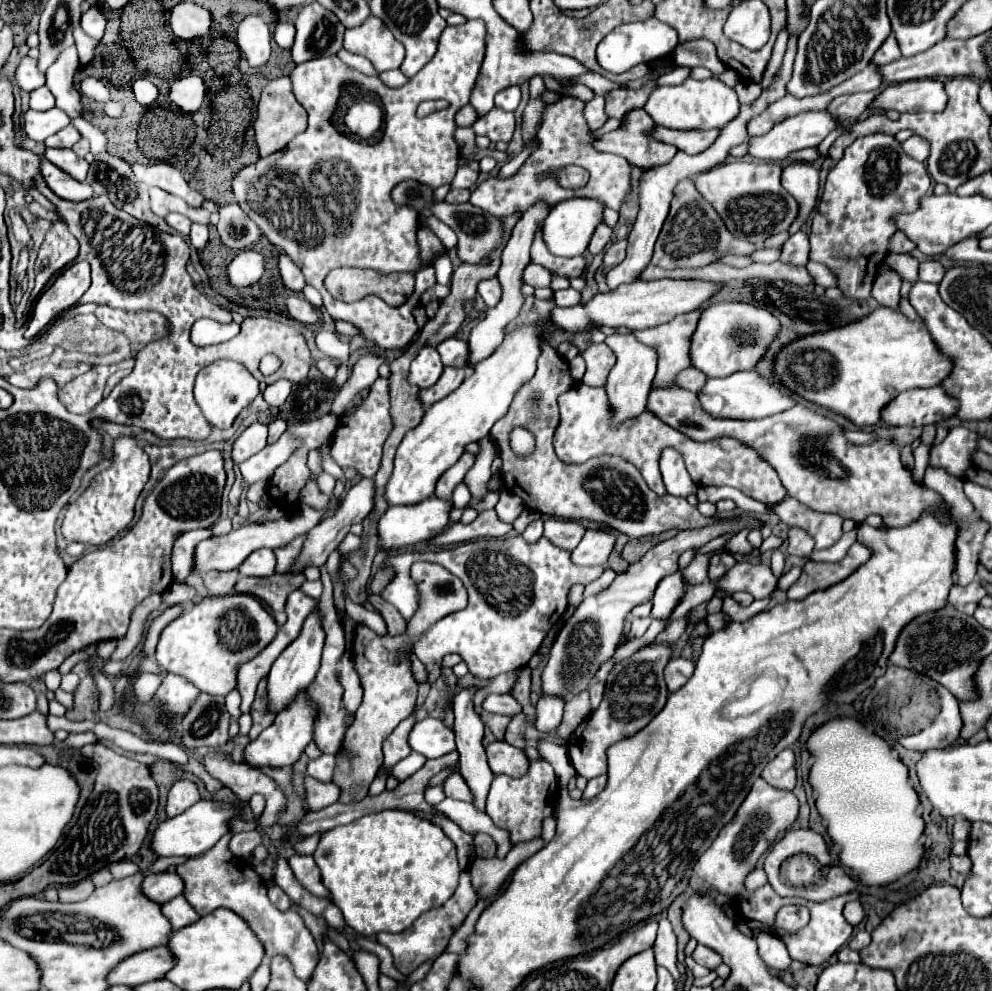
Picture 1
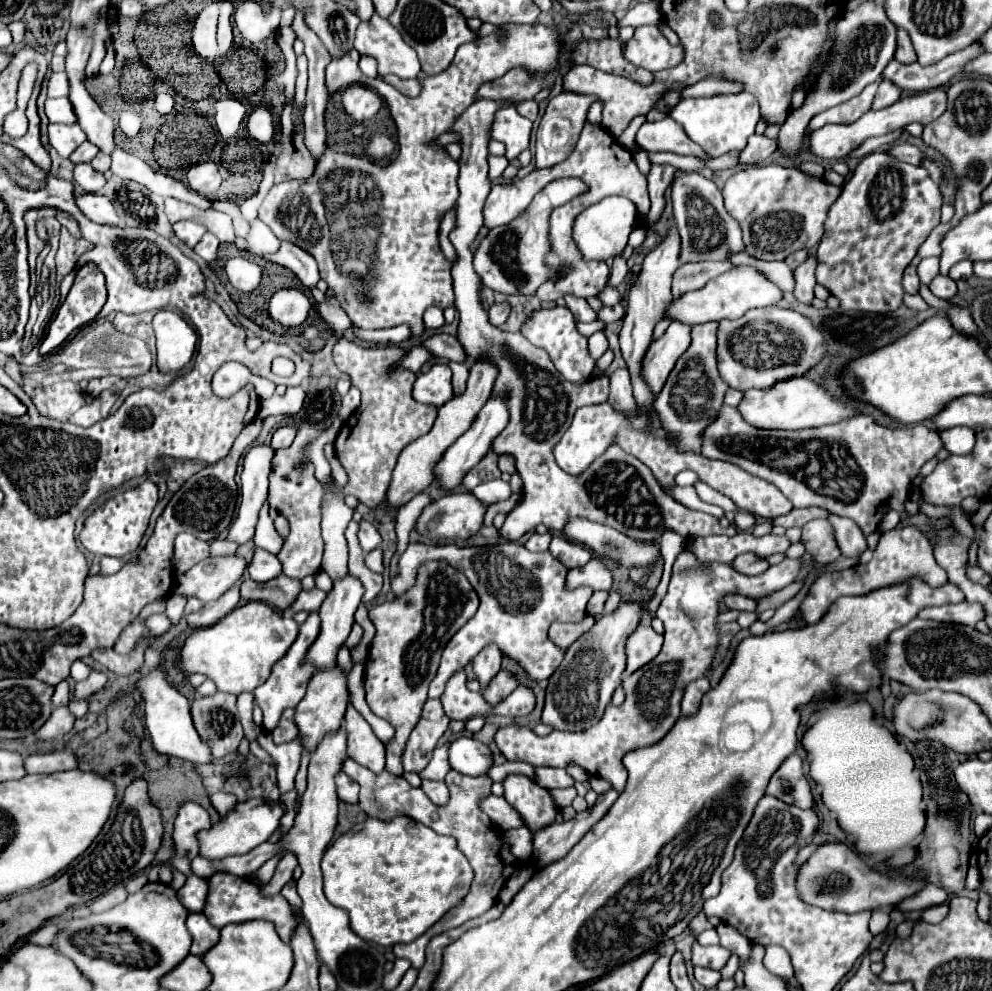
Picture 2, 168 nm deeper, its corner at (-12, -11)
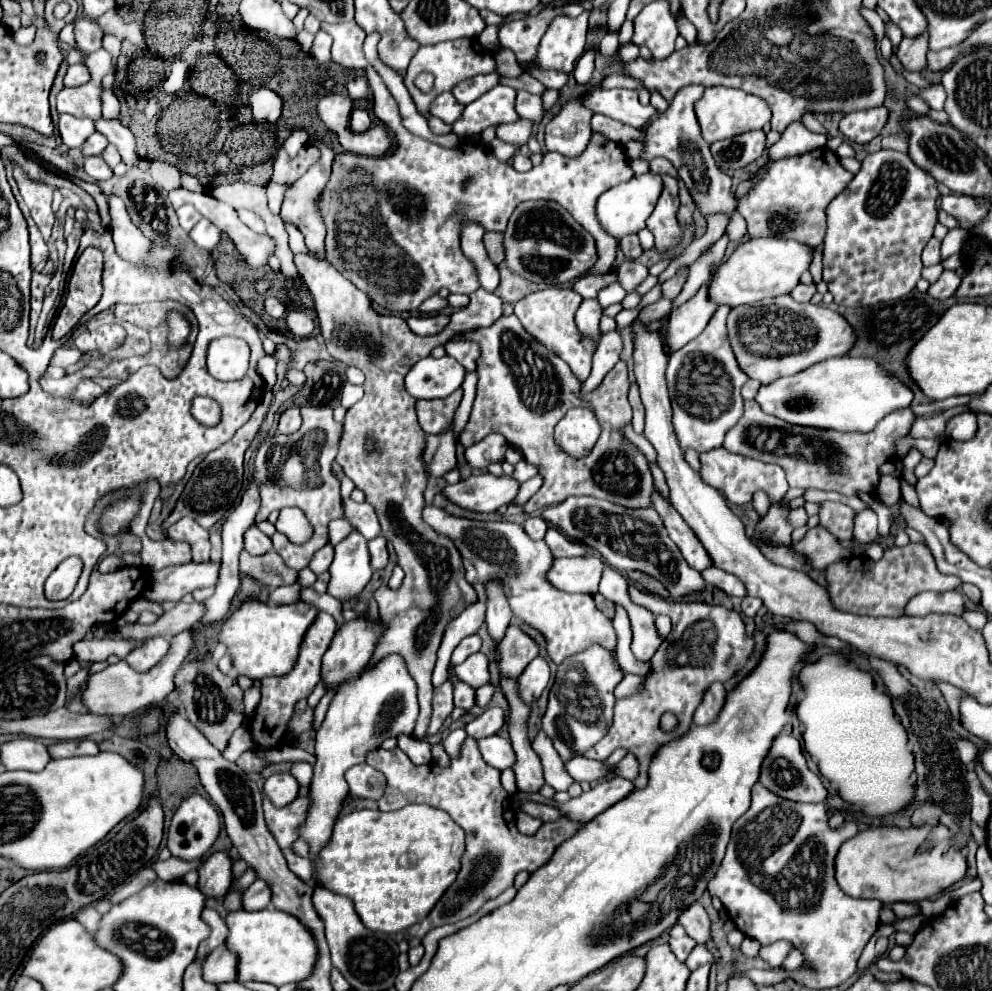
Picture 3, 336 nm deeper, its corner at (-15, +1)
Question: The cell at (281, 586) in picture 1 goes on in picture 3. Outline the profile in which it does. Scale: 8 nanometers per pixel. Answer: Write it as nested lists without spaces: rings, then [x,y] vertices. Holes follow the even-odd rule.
[[[242,550],[240,572],[270,588],[288,586],[298,580],[298,572],[288,568],[274,550],[270,550],[264,556],[250,556],[246,550]]]

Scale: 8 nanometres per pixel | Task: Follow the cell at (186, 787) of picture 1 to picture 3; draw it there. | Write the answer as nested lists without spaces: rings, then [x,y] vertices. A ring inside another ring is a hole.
[[[200,794],[188,796],[176,810],[168,828],[168,848],[172,856],[192,860],[202,858],[220,832],[216,808]]]

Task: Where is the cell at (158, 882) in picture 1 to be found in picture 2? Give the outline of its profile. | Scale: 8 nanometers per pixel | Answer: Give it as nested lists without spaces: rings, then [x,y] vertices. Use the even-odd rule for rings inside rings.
[[[187,876],[185,886],[179,890],[179,900],[189,912],[203,912],[205,908],[205,894],[207,894],[207,880],[199,876]]]

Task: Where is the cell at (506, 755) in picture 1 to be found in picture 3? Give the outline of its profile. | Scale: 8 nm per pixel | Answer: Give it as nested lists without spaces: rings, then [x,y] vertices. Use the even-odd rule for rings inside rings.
[[[576,754],[568,762],[564,762],[564,768],[576,782],[582,782],[582,780],[592,782],[592,780],[598,780],[598,778],[610,774],[610,768],[606,768],[602,762],[582,758],[580,754]]]

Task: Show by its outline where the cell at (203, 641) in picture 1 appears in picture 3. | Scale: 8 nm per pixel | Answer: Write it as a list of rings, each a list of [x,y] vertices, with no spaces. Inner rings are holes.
[[[250,598],[222,622],[218,642],[226,644],[228,654],[232,656],[232,666],[238,676],[248,676],[250,680],[282,676],[292,670],[302,636],[316,618],[316,614],[318,610],[308,602],[268,606],[256,598]]]

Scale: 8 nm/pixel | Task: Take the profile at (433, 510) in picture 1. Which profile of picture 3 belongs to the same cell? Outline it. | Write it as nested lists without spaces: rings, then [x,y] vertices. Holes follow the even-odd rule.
[[[486,472],[472,474],[468,480],[460,480],[454,486],[446,486],[442,492],[452,504],[464,510],[488,514],[496,512],[500,506],[508,506],[514,500],[518,492],[518,482],[510,476],[496,478]]]

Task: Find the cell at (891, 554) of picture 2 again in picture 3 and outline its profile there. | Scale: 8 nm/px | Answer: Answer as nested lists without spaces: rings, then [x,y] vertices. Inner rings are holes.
[[[910,542],[902,548],[894,546],[884,552],[884,556],[874,562],[866,556],[846,558],[842,562],[834,562],[826,568],[826,582],[828,582],[828,594],[832,606],[842,612],[858,614],[858,616],[902,616],[906,604],[910,598],[914,598],[920,592],[934,590],[934,592],[946,592],[960,586],[960,578],[942,574],[936,568],[932,552],[922,542]]]

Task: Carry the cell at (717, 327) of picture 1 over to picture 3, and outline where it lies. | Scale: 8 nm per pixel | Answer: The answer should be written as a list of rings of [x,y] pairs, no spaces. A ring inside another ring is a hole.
[[[776,296],[760,300],[752,306],[736,306],[728,314],[728,340],[732,346],[732,352],[736,356],[736,362],[744,374],[758,380],[760,384],[768,384],[782,376],[794,376],[800,370],[806,370],[808,366],[828,360],[834,356],[844,356],[852,348],[852,326],[834,310],[826,306],[816,304],[800,304],[792,296]]]

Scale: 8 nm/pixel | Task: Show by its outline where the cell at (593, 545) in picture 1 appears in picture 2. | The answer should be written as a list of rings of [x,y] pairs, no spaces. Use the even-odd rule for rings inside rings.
[[[591,558],[583,568],[571,568],[565,584],[569,590],[589,586],[593,592],[597,592],[597,590],[611,590],[613,578],[601,558]]]

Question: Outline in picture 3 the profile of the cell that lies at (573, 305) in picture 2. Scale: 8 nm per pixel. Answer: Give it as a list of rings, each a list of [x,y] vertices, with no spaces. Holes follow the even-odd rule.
[[[596,298],[582,300],[582,304],[576,312],[576,324],[578,324],[580,332],[586,336],[592,336],[592,338],[600,338],[600,330],[598,330],[600,318],[602,318],[602,306],[598,304],[598,300]]]

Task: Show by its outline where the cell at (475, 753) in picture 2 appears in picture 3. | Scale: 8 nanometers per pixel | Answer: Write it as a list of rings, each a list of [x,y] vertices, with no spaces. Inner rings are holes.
[[[498,734],[480,738],[478,740],[478,750],[480,750],[484,762],[498,768],[498,770],[510,768],[512,762],[514,762],[514,750],[510,746],[510,740],[502,738]]]

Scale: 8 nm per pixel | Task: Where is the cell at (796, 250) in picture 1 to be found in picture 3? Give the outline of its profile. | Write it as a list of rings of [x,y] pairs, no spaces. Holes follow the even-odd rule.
[[[810,284],[810,286],[796,286],[790,296],[796,300],[796,302],[810,302],[810,298],[814,296],[816,292],[816,284]]]

